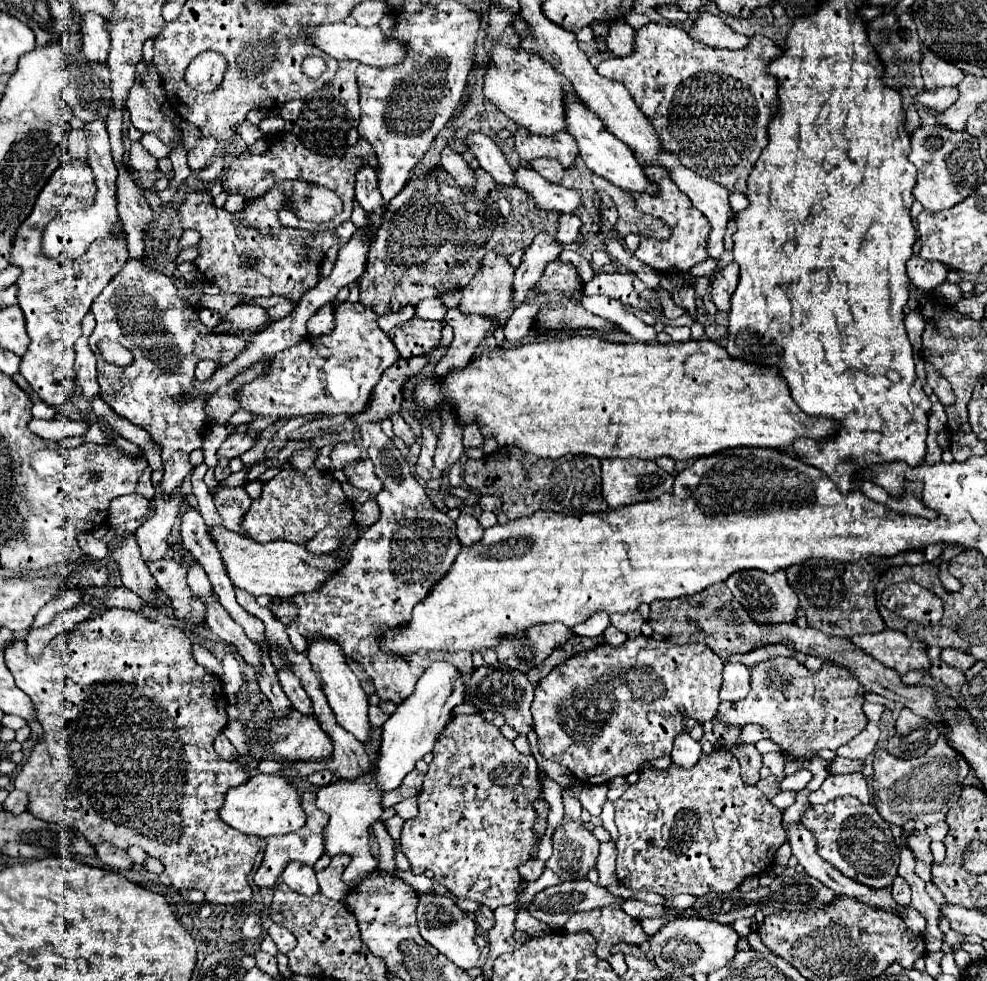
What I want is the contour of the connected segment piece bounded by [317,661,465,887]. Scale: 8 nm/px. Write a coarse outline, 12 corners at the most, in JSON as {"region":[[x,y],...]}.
{"region":[[433,663],[385,721],[373,775],[317,791],[327,855],[349,887],[377,869],[367,845],[383,795],[431,753],[463,703]]}

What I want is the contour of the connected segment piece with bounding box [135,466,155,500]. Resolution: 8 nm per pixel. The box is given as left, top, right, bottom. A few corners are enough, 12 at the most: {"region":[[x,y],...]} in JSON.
{"region":[[148,466],[138,480],[135,492],[148,500],[155,493]]}

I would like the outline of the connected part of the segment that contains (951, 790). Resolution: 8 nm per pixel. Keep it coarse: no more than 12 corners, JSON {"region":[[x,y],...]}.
{"region":[[945,733],[917,759],[877,749],[875,807],[945,821],[971,769]]}

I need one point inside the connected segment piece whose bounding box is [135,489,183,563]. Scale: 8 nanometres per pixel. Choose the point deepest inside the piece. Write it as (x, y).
(152, 535)

